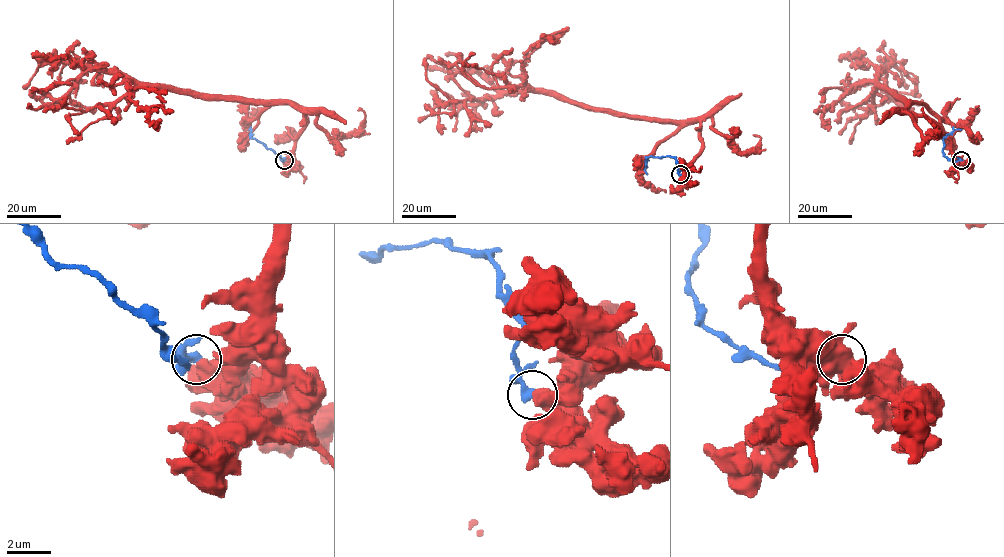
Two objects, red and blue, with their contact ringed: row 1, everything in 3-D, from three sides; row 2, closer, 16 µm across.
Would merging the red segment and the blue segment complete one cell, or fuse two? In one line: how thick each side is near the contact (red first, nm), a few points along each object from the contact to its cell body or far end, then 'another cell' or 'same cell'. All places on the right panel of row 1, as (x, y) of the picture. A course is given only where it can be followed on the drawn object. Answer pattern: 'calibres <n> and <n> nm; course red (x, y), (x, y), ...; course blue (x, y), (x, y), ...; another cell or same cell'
calibres 650 and 280 nm; course red (961, 160), (937, 126), (912, 116), (901, 96), (878, 82), (885, 71), (881, 105), (844, 103); course blue (961, 160), (946, 158), (942, 150), (943, 139), (956, 129), (960, 130); another cell

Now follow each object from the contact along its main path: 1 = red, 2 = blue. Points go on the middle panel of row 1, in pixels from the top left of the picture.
1: (680, 175), (701, 150), (697, 121), (614, 115), (532, 92), (451, 100), (427, 79), (424, 58)
2: (680, 175), (676, 160), (667, 156), (649, 156), (645, 169), (647, 174)

